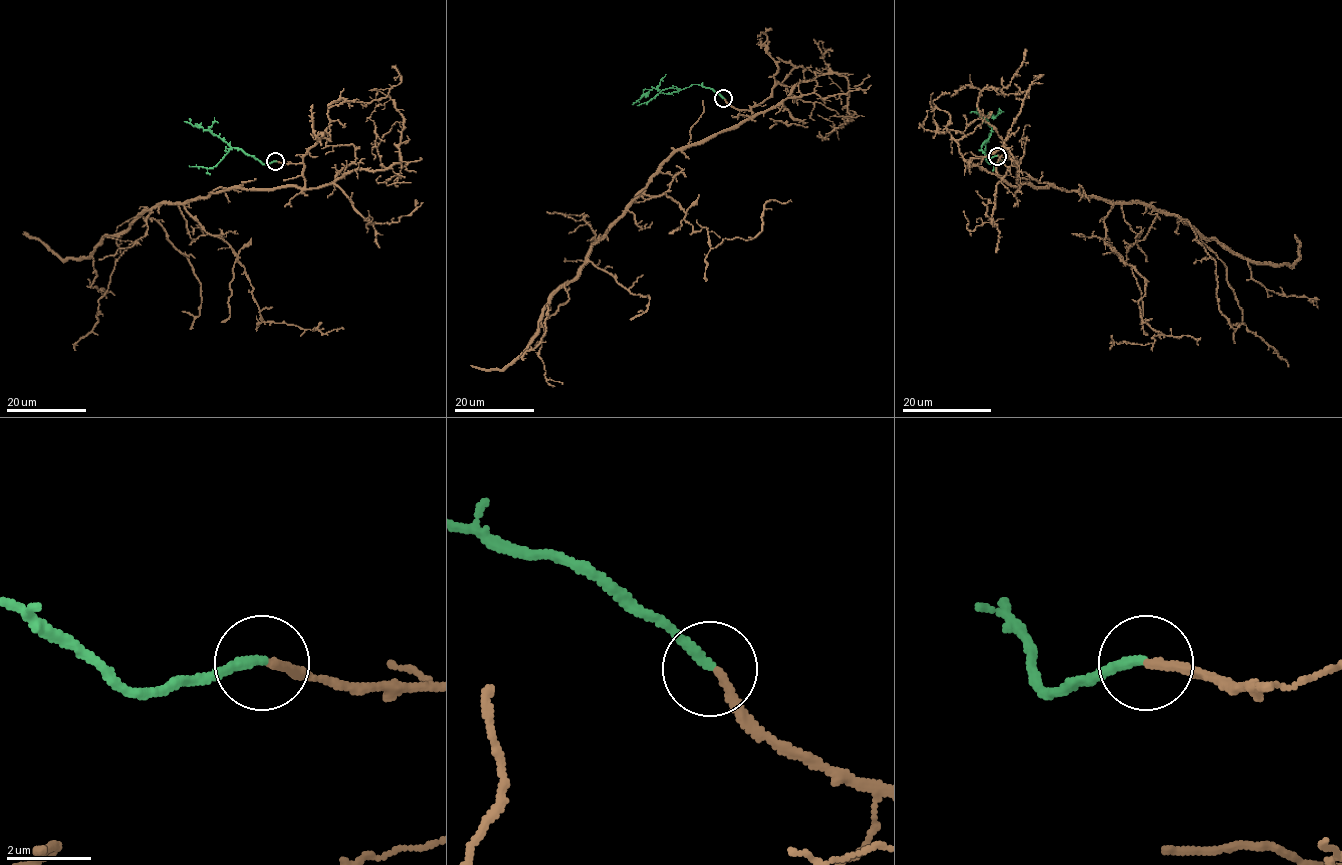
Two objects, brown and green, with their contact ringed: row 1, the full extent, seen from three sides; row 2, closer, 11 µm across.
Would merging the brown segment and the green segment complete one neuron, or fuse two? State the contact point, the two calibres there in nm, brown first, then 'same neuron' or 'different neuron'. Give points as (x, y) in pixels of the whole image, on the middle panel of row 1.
place (723, 98); calibres 200 and 240 nm; same neuron

